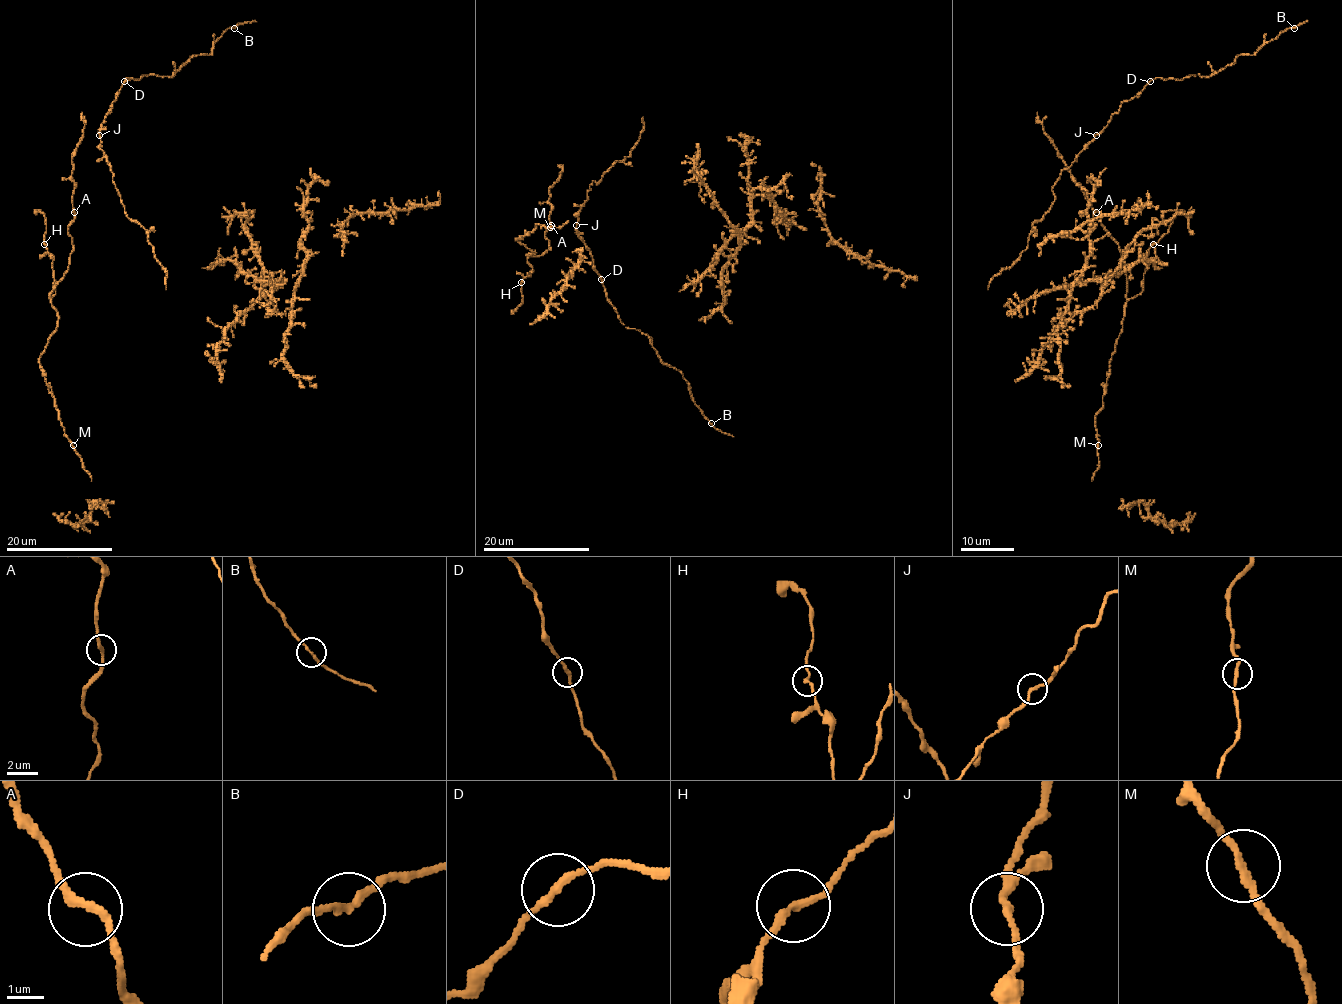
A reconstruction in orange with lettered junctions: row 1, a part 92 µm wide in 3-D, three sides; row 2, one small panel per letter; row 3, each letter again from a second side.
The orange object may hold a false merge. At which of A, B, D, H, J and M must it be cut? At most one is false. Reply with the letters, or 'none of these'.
none of these

